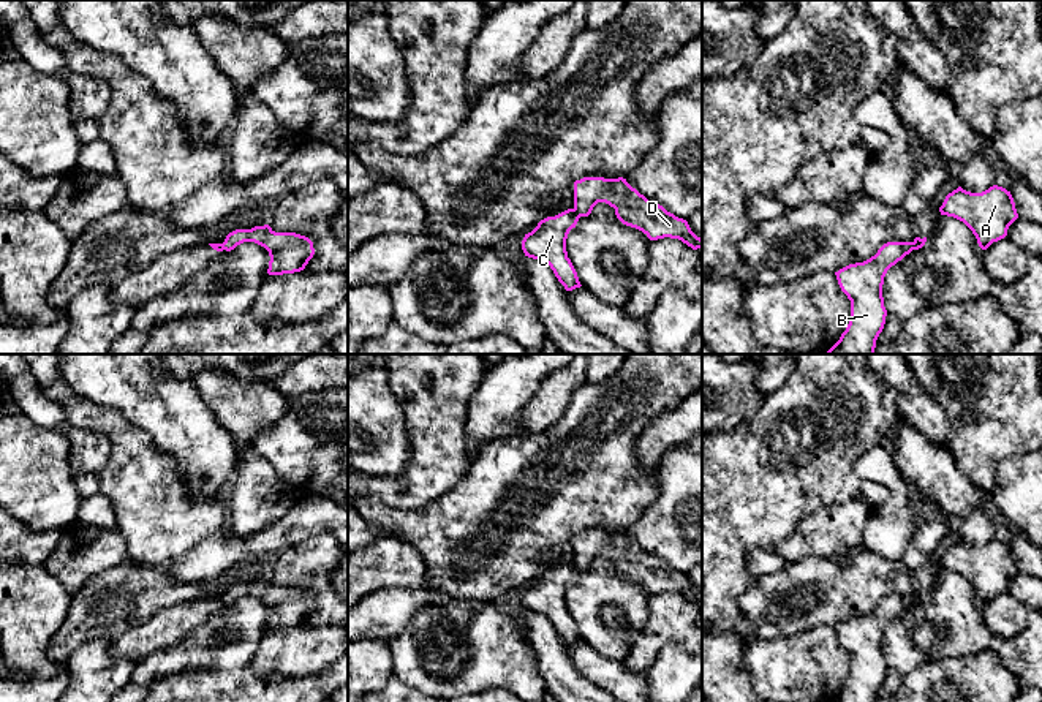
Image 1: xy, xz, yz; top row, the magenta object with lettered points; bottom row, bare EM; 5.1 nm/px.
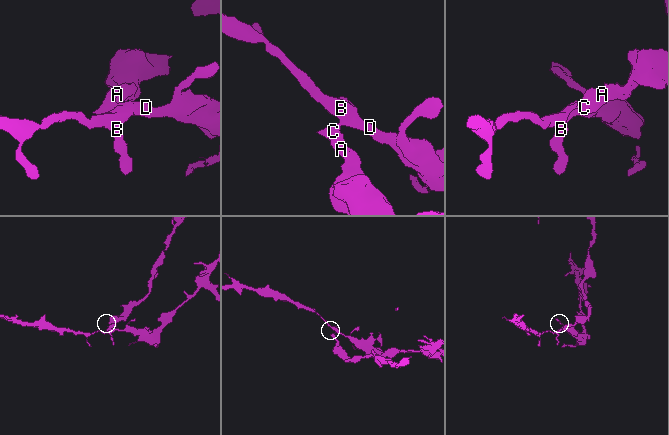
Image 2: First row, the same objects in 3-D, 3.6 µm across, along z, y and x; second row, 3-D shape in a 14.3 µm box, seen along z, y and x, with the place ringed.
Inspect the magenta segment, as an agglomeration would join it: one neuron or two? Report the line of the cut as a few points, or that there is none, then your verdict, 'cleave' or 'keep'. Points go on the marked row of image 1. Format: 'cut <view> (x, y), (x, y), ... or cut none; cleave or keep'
cut xz (574, 207), (579, 217); cleave

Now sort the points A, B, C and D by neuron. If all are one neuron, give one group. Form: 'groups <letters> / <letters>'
groups A C / B D

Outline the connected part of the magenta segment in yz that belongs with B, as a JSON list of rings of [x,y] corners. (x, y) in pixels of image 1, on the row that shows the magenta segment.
[[[920,237],[912,242],[887,242],[870,259],[835,272],[841,291],[851,300],[851,319],[827,354],[874,354],[887,316],[882,297],[884,277],[919,242]]]

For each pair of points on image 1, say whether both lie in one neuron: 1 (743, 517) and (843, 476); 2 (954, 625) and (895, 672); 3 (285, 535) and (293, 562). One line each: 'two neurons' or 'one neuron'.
1: one neuron
2: one neuron
3: two neurons

